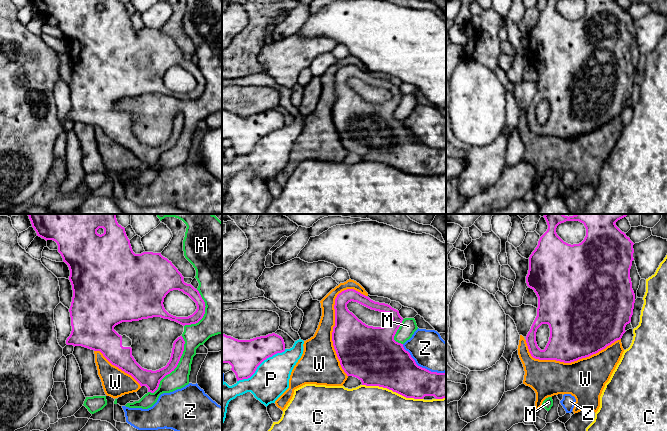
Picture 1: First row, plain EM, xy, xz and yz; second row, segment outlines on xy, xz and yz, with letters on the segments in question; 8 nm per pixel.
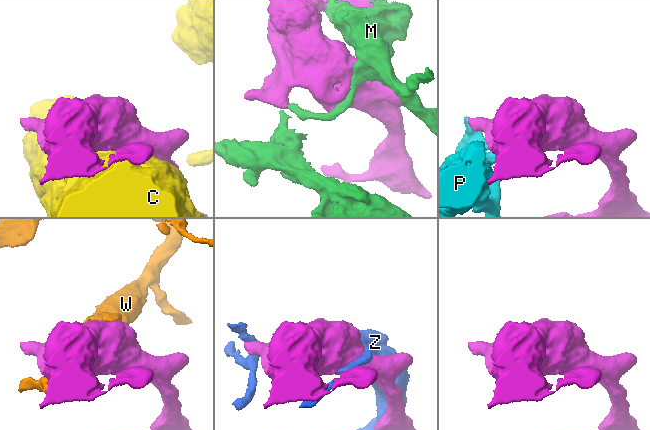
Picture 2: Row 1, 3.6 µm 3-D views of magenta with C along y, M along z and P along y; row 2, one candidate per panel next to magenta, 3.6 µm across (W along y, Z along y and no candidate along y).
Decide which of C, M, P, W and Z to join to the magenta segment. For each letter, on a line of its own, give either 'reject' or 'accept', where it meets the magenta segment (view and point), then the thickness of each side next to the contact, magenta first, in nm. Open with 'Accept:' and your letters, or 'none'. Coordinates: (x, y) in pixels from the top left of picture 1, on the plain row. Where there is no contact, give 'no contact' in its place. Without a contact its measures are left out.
Accept: none
C: reject | xz (392, 166) | 400/480 nm
M: reject | xy (175, 143) | 140/160 nm
P: reject | xz (260, 139) | 260/280 nm
W: reject | xz (333, 104) | 380/260 nm
Z: reject | xz (421, 143) | 360/280 nm

